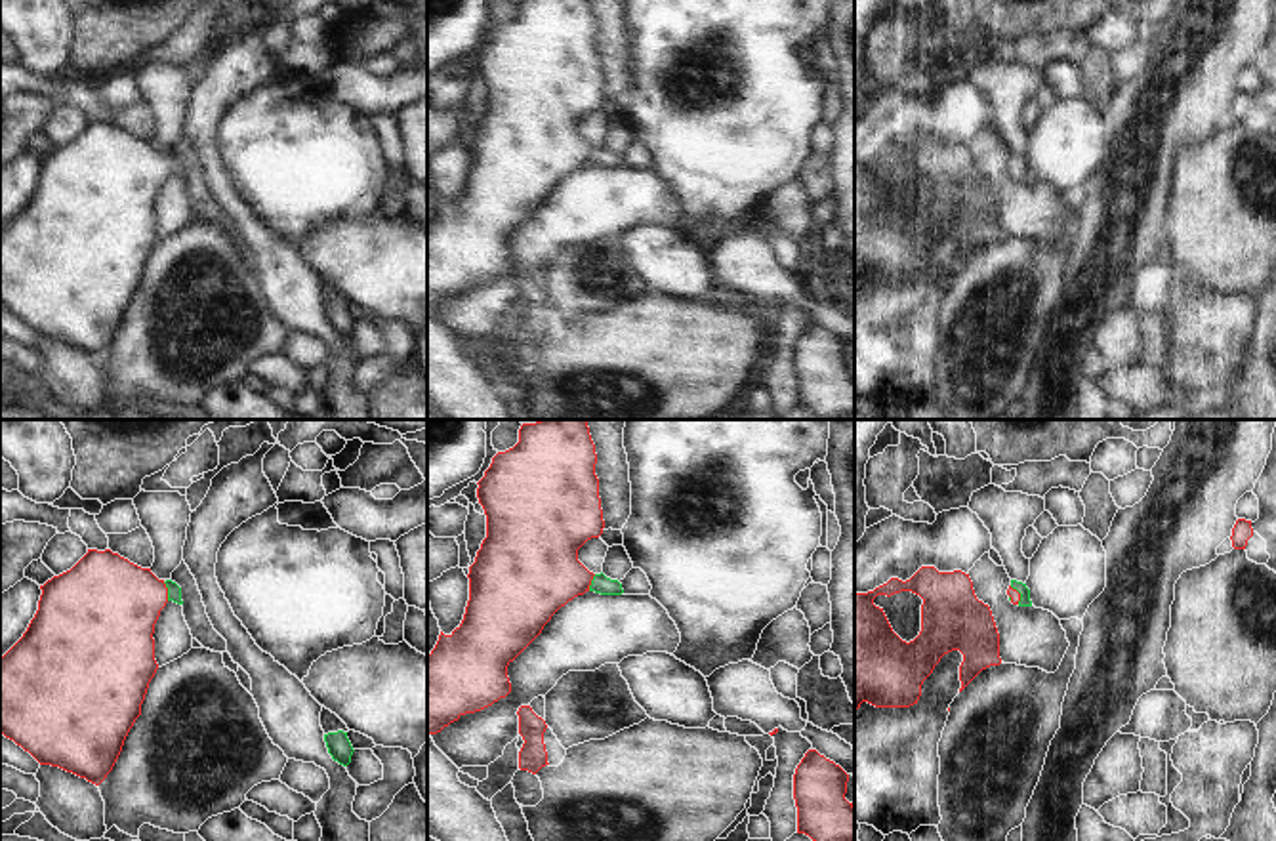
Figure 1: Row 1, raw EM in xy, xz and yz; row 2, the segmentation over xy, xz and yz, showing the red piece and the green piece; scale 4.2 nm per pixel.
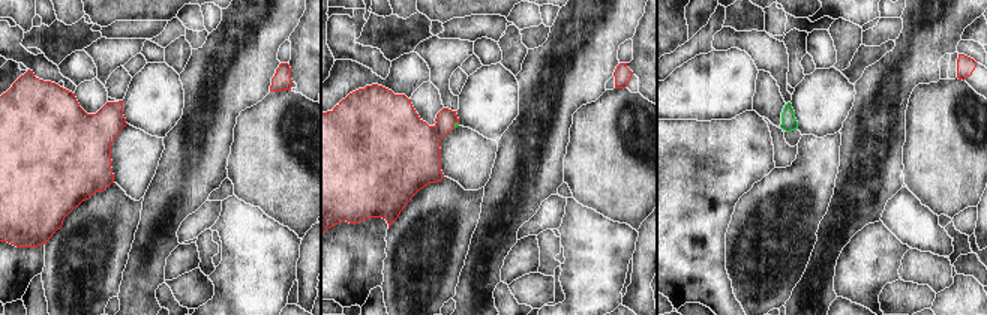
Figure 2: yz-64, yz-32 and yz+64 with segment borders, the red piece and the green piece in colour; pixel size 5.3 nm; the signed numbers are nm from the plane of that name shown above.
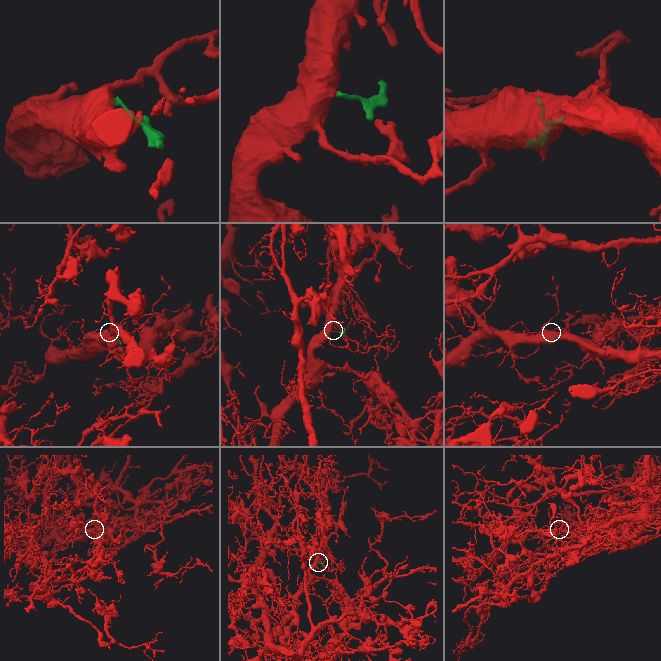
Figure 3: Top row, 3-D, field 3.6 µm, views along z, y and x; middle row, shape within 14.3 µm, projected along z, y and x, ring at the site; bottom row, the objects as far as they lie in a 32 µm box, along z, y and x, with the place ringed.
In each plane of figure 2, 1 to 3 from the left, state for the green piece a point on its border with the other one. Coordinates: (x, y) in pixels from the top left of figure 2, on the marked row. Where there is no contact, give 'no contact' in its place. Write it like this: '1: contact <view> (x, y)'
1: no contact
2: contact yz-32 (453, 125)
3: no contact

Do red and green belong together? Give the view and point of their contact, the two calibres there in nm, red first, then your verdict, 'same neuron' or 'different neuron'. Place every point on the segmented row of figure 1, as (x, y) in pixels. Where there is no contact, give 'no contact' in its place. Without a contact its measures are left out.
contact xy (166, 592); calibres 420 and 60 nm; same neuron

